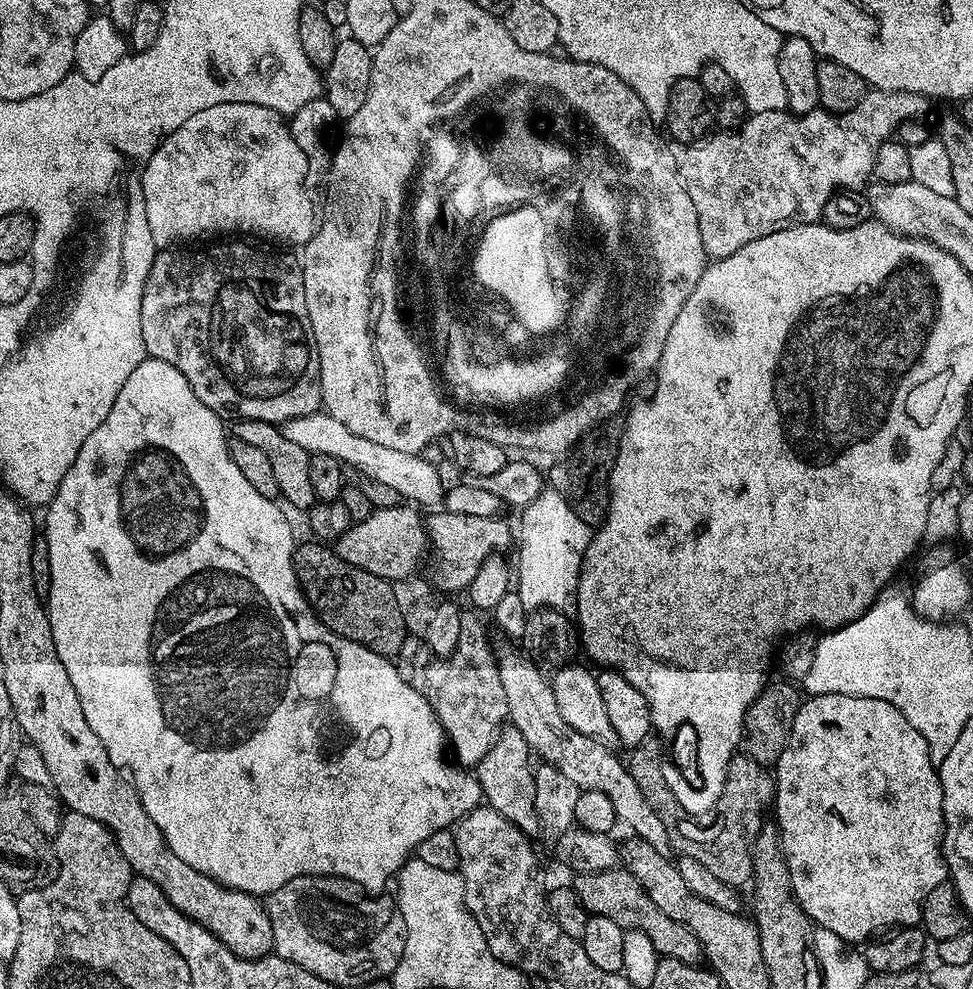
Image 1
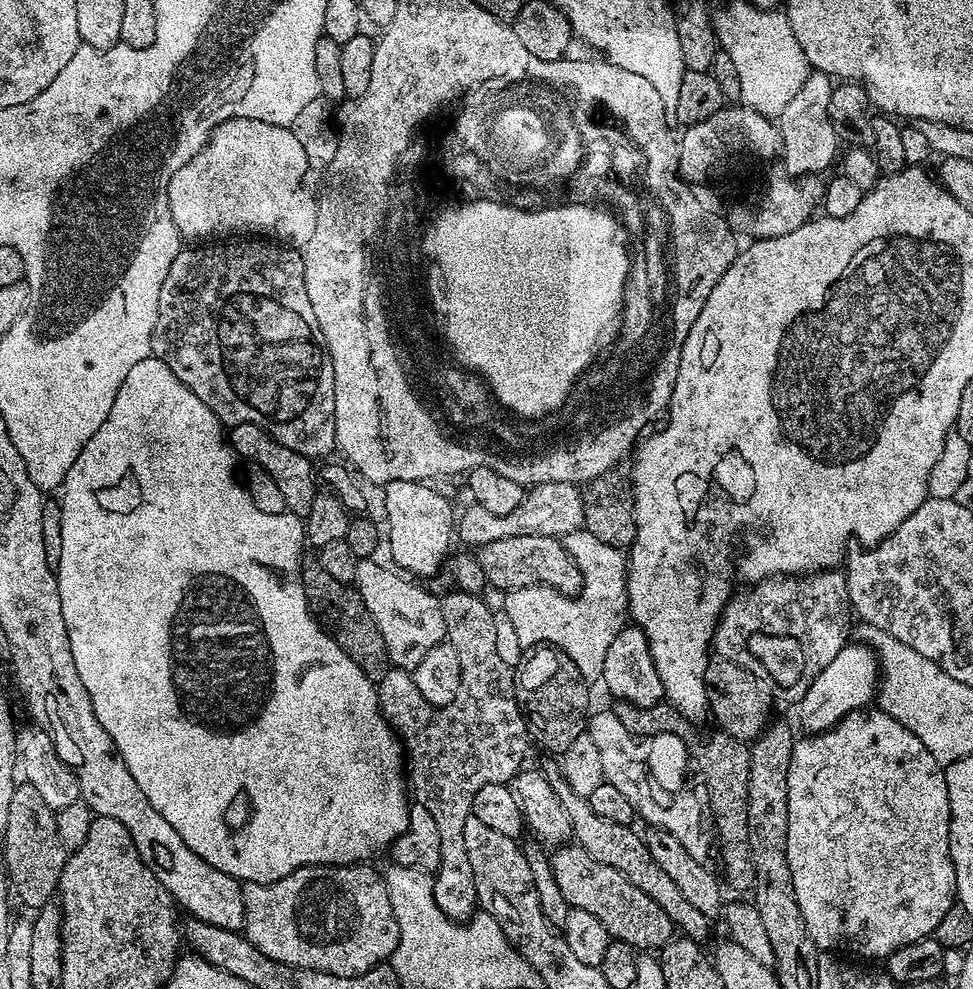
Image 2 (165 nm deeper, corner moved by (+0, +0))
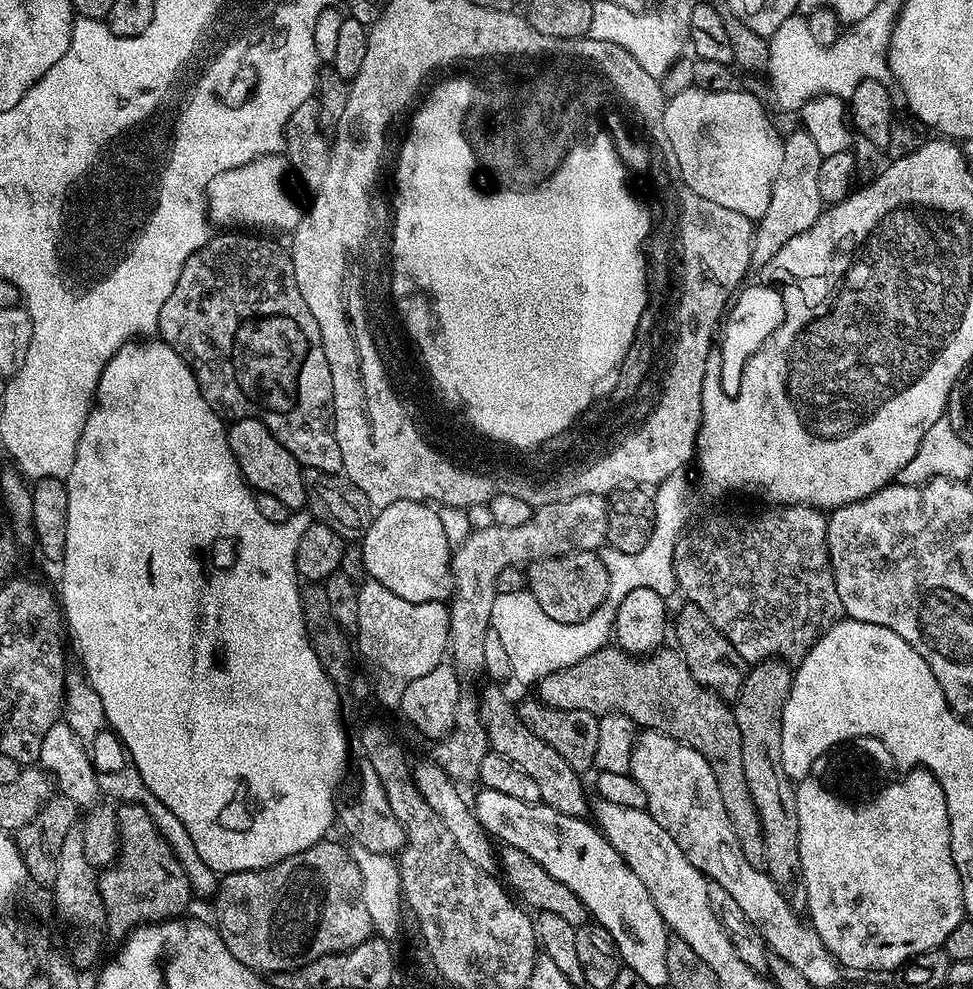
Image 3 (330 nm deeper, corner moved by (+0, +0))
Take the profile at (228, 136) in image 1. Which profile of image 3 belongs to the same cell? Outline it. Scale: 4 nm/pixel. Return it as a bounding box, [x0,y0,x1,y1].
[206,154,302,234]

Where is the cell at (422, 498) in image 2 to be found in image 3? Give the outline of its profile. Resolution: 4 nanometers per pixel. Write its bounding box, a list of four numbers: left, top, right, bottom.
[362,500,454,603]

